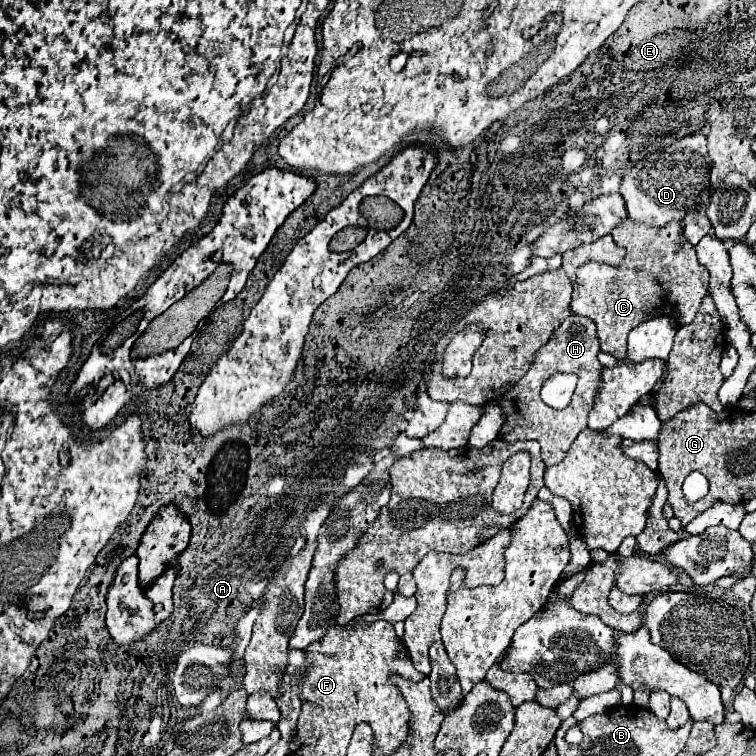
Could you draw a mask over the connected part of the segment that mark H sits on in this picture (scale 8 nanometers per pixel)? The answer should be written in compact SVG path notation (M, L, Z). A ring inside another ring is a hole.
M570 314L560 324L560 328L550 336L544 348L538 352L536 362L526 372L526 376L510 392L496 396L496 404L504 414L504 424L500 426L498 440L506 444L514 444L520 438L538 440L542 446L542 460L546 468L562 462L570 444L586 428L588 412L592 410L594 400L598 398L598 390L602 386L604 366L598 362L598 354L600 354L600 340L596 334L596 324L578 314ZM558 372L566 372L566 374L572 372L578 376L578 386L572 396L572 402L564 410L554 410L548 404L544 404L540 398L540 390L544 382Z

